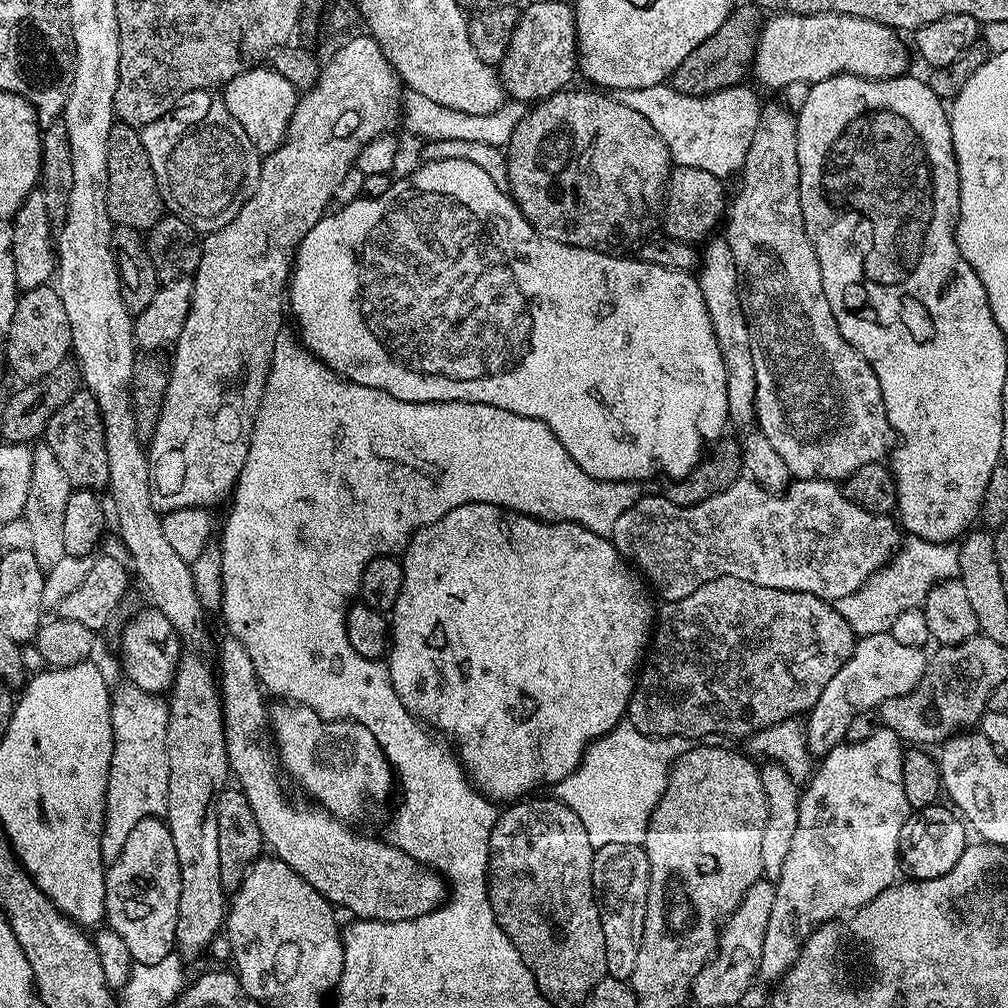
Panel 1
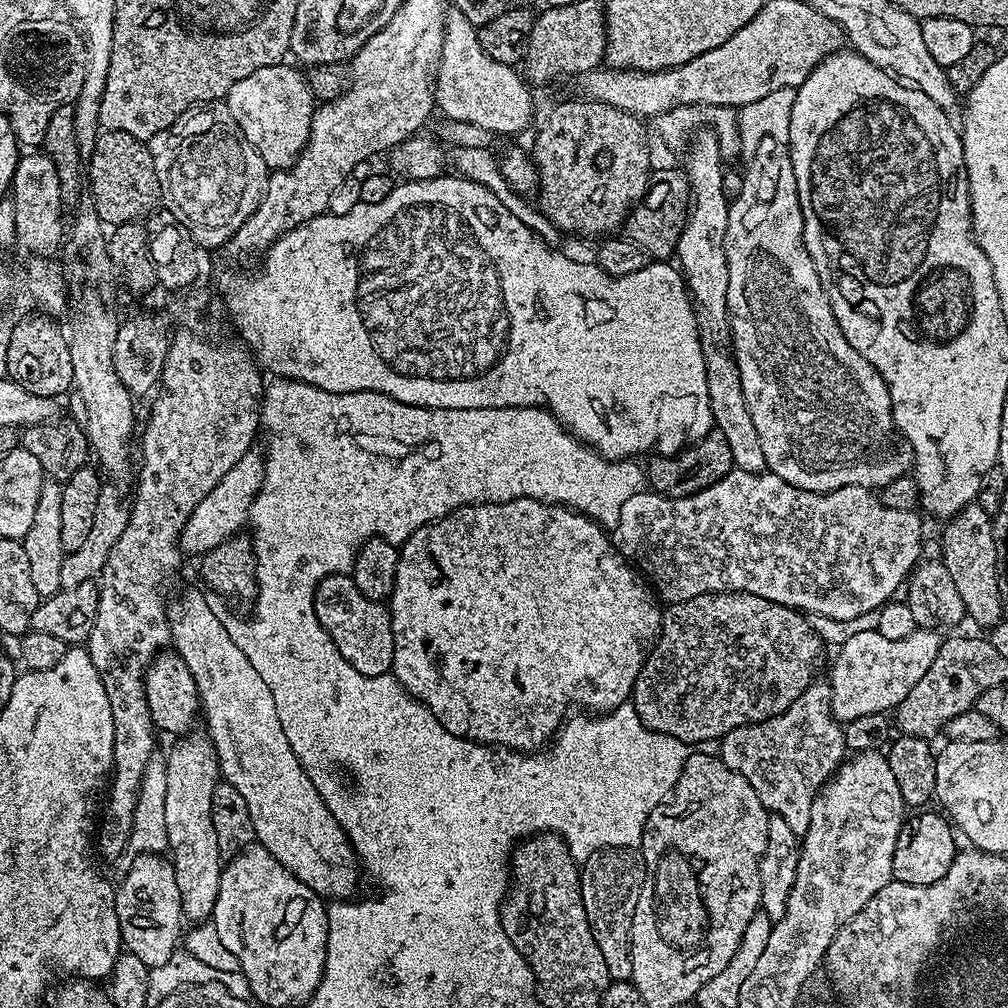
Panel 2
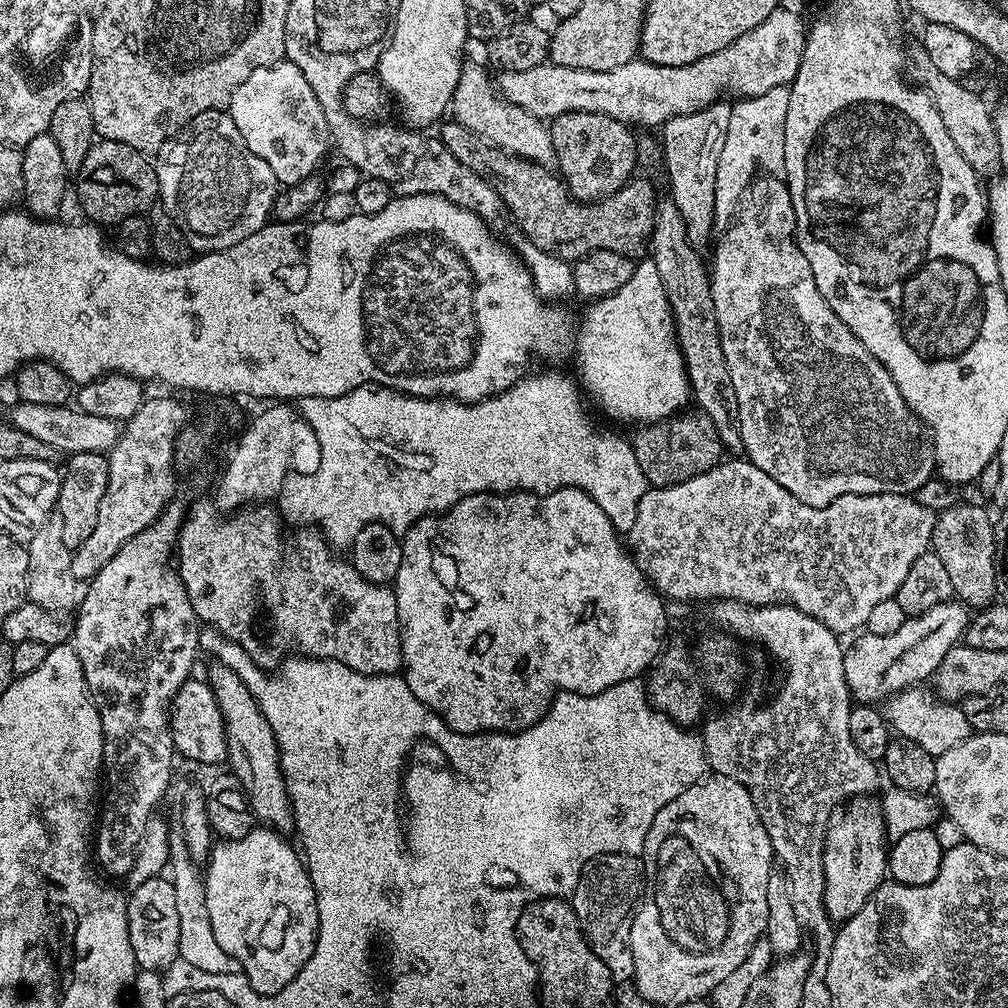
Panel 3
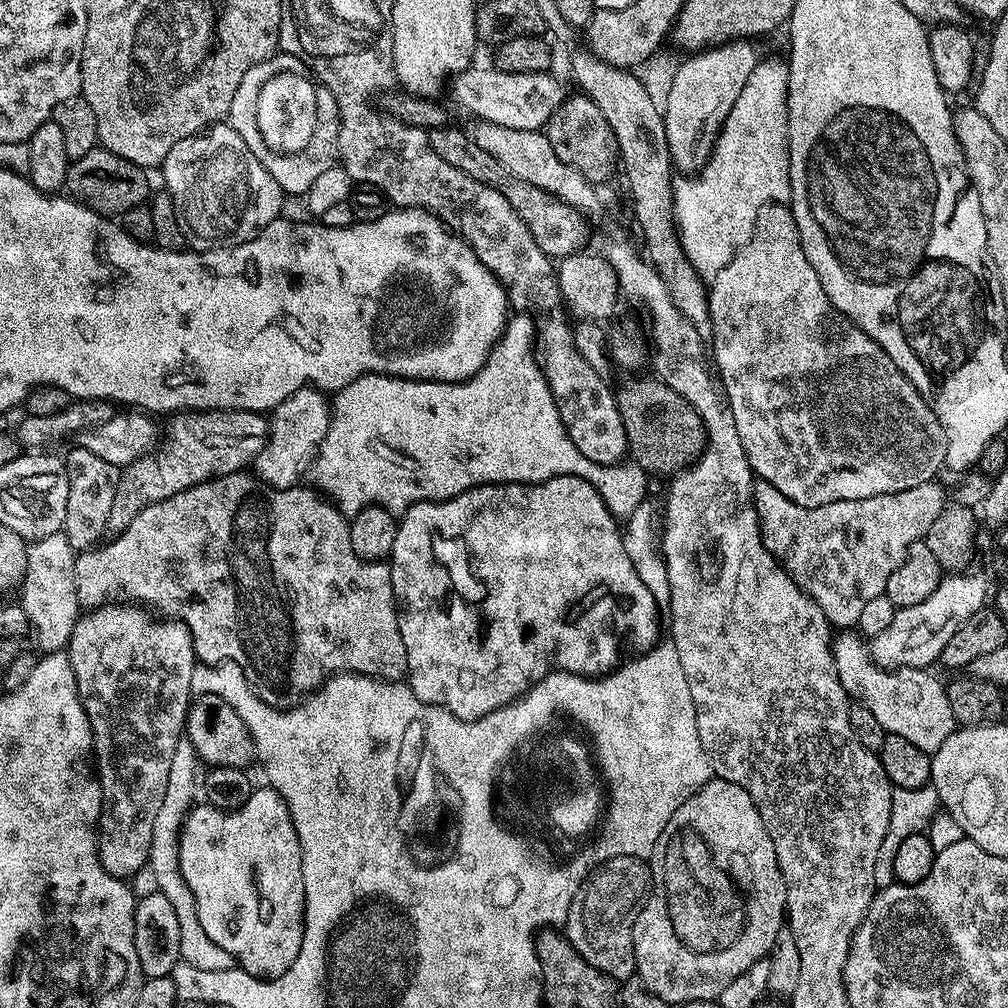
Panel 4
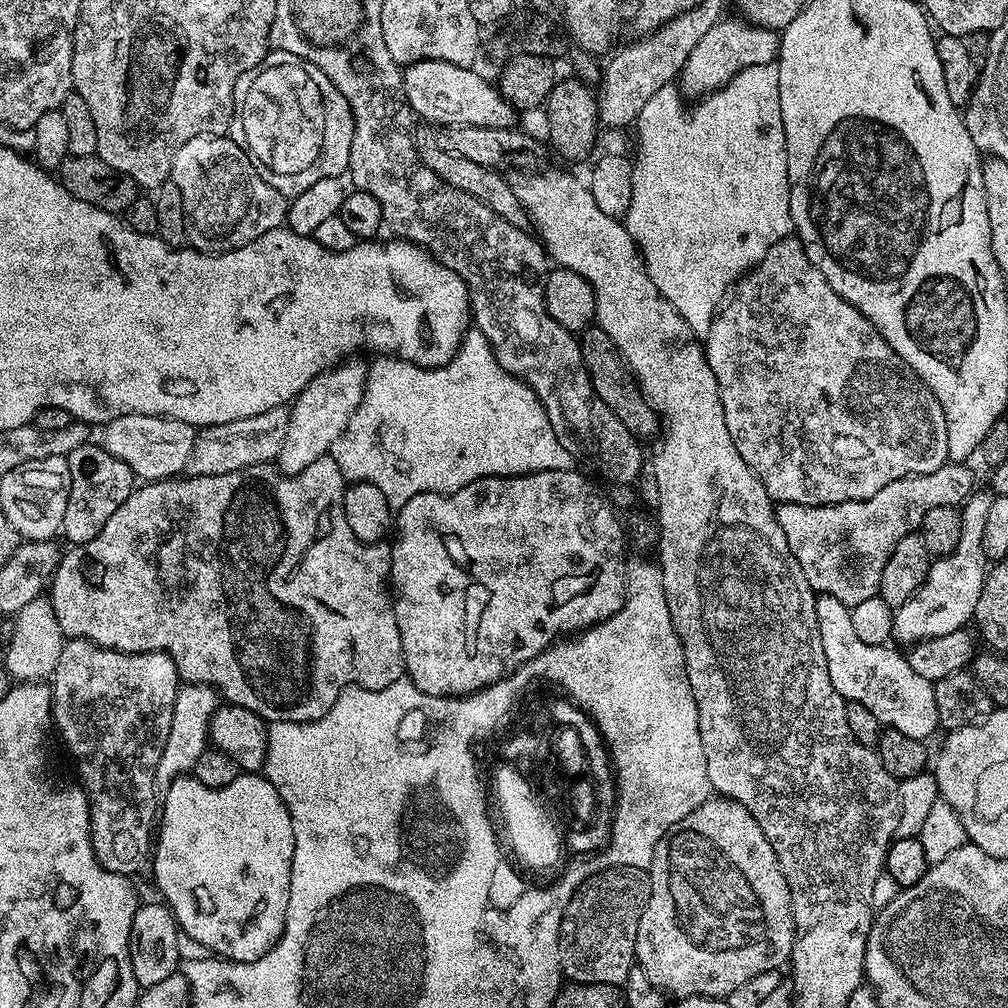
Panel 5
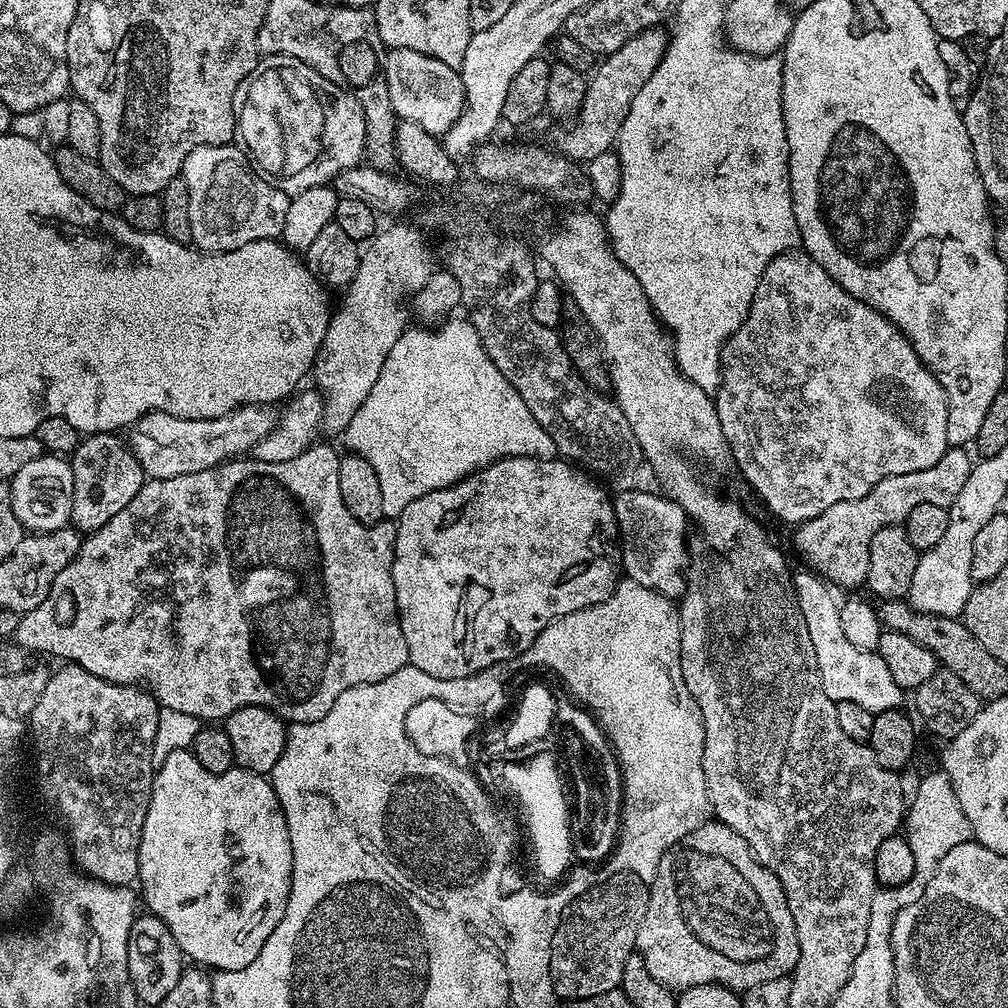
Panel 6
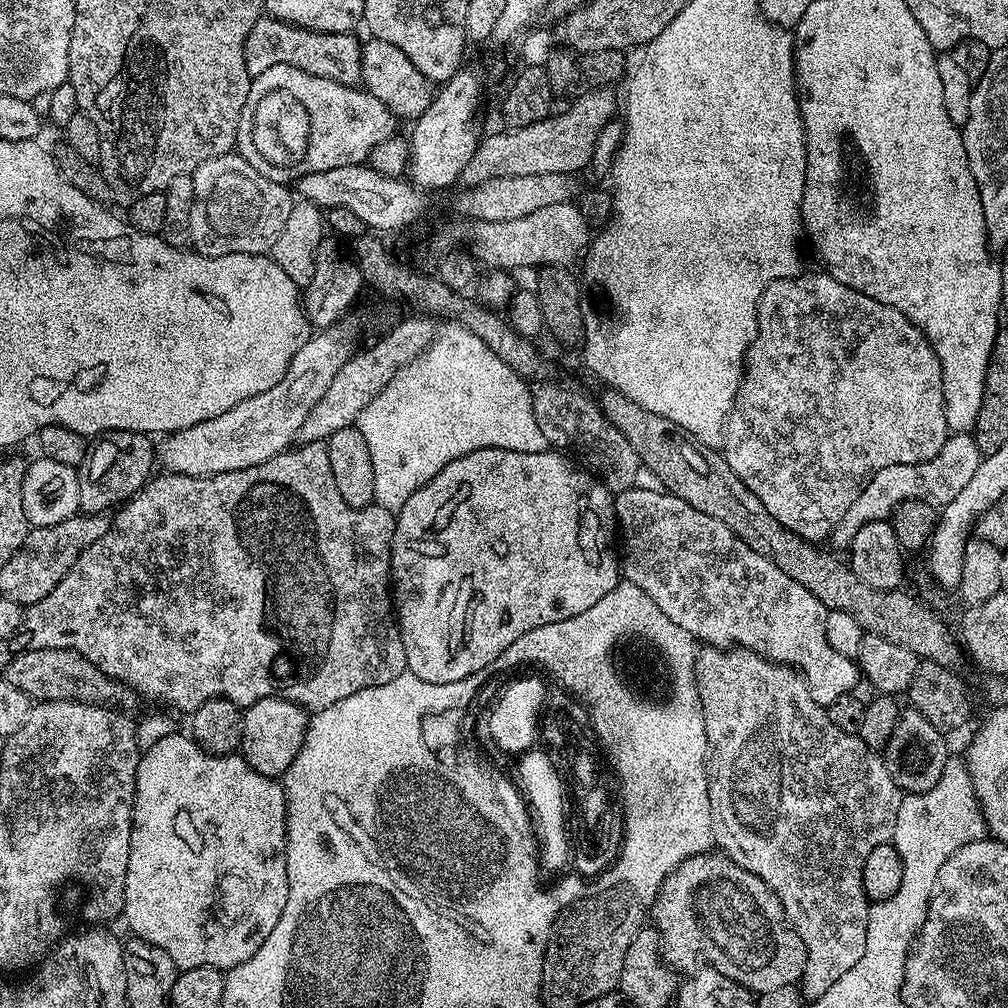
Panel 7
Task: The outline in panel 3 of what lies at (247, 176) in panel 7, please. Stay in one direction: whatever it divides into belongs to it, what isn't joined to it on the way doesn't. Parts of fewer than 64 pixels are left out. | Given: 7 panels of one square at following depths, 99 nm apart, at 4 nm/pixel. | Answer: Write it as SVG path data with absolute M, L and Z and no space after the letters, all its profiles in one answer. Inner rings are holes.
M227 111L198 114L188 127L154 153L154 163L160 187L159 203L180 225L189 249L197 253L221 252L230 246L238 246L242 238L250 238L250 234L262 230L273 215L278 195L274 170L270 170L270 166L246 146L246 138L238 134L238 126L234 126Z

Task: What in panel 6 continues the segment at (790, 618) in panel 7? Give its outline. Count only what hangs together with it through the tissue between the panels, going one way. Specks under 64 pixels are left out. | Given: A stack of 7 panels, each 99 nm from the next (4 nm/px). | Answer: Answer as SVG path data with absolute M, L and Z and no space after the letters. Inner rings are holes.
M640 491L617 492L614 496L619 567L627 579L663 596L679 598L684 594L685 569L690 564L688 515L684 513L682 506L678 506L678 502L669 500L667 495L659 491ZM808 570L803 571L797 571L794 576L796 603L800 605L806 630L810 630L810 642L814 646L814 658L824 693L831 700L858 702L858 706L873 714L900 708L906 692L891 676L886 662L877 651L858 650L858 646L847 640L846 634L842 634L840 604L832 597L833 589L821 577Z

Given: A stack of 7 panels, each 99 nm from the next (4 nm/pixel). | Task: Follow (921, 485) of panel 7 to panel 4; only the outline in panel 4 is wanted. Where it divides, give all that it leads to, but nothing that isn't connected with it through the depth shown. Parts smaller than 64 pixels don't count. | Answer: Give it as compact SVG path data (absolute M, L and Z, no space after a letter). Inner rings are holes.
M757 479L752 486L752 501L756 504L764 545L775 554L796 585L824 611L829 625L848 630L856 625L858 618L862 618L866 602L884 595L886 582L890 582L890 574L902 566L906 550L914 546L914 542L923 540L930 526L934 526L934 518L938 518L938 514L942 514L946 507L946 488L940 482L933 482L902 490L898 494L878 494L874 498L843 500L817 508L803 508L790 502L782 490L774 490L770 482Z

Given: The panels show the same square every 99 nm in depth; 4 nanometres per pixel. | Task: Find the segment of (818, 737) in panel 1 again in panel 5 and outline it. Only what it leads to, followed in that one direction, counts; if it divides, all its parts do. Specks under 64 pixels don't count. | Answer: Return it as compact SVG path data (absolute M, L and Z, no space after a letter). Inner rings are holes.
M973 491L972 495L964 501L960 508L962 518L962 538L958 540L958 546L948 556L933 559L928 566L928 578L924 585L907 600L901 608L895 609L892 617L892 635L905 646L913 646L921 640L939 638L951 631L963 629L975 617L978 606L978 594L982 594L984 577L986 575L986 557L982 550L982 529L986 527L986 514L990 514L990 506L993 497L987 491Z

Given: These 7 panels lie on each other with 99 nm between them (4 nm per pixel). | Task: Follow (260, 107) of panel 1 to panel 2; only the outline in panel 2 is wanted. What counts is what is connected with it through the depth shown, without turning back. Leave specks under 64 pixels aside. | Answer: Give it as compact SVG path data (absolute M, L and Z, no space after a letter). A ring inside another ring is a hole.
M281 62L254 70L250 78L242 78L242 82L233 86L226 97L230 114L234 114L234 122L238 122L242 134L246 134L246 142L258 150L270 170L286 170L302 154L308 145L312 116L318 107L307 79L286 65Z

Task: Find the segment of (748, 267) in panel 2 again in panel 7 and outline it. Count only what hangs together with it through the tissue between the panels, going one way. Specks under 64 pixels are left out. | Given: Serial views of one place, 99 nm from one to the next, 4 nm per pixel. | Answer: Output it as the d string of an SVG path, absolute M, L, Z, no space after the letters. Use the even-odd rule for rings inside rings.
M823 270L817 272L805 271L799 276L771 280L758 302L758 322L756 323L756 337L752 345L744 354L744 366L740 377L740 389L732 403L728 421L724 427L724 443L722 455L724 461L746 482L746 486L778 518L778 522L786 530L798 534L803 540L821 542L828 540L836 523L844 517L846 510L862 494L862 490L878 474L878 470L886 470L886 466L906 466L926 462L942 450L948 441L950 429L946 422L944 409L944 387L942 386L942 366L938 356L934 354L932 343L894 306L878 302L874 298L866 298L858 290L846 286L829 276Z

